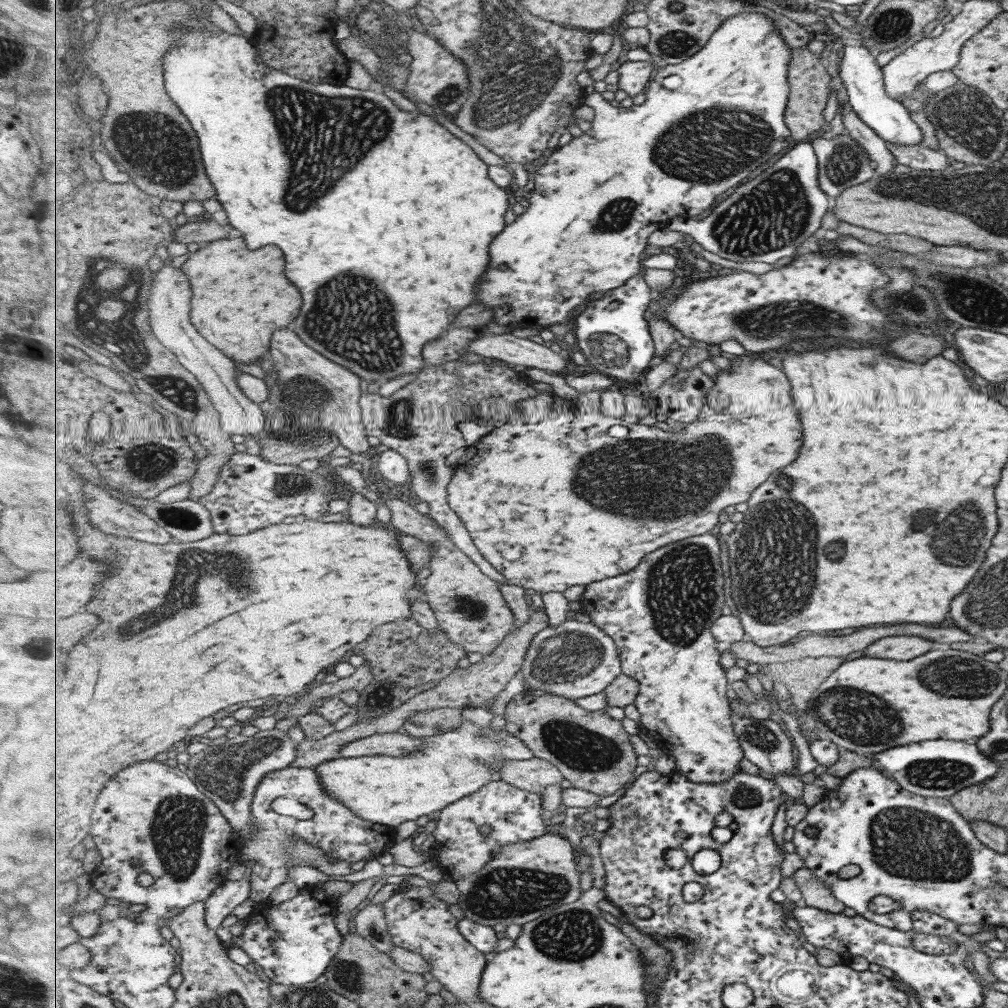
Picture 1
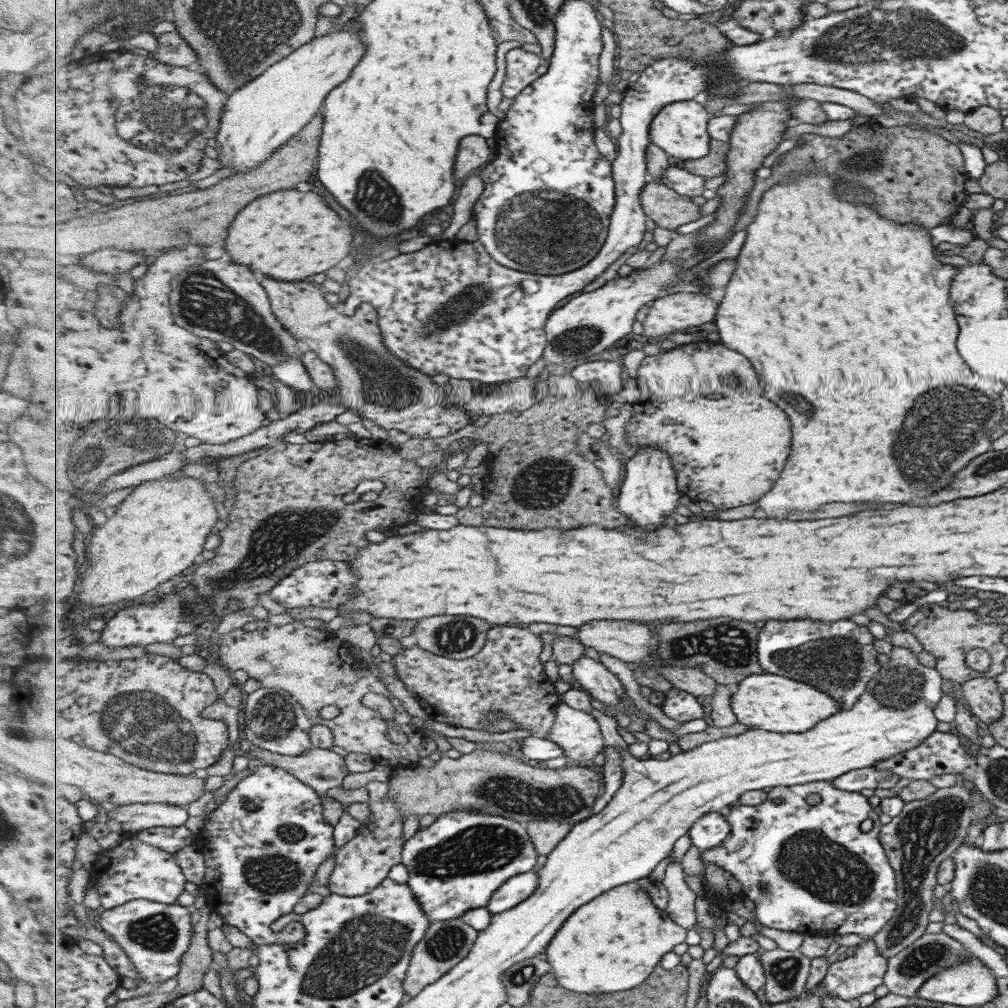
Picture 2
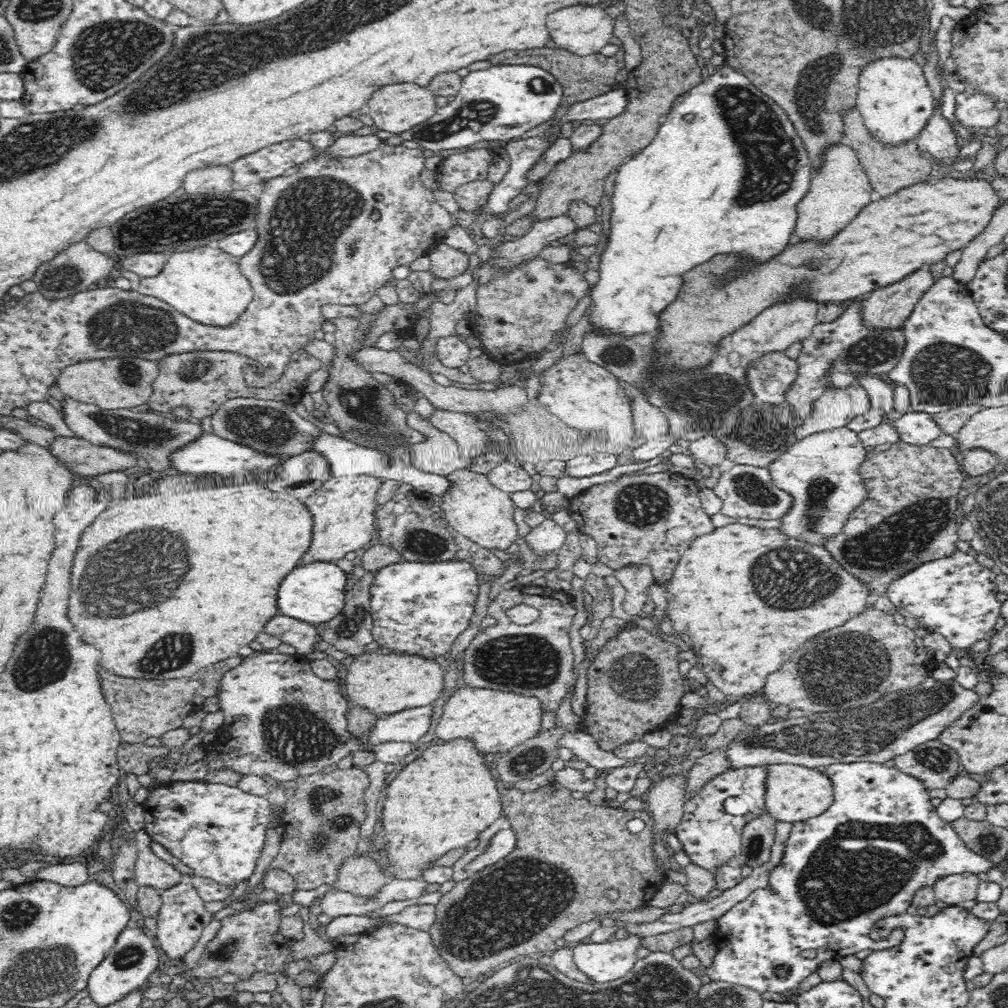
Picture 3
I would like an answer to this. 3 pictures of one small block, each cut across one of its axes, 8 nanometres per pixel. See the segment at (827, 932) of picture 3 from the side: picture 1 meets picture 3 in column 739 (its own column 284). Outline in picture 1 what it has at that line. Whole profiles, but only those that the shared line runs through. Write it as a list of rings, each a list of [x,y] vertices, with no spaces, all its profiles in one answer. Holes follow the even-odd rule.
[[[319,886],[305,887],[299,896],[279,906],[259,902],[247,916],[243,933],[233,938],[234,944],[245,951],[273,983],[289,986],[312,983],[324,977],[344,943],[335,924],[337,913],[334,900]]]

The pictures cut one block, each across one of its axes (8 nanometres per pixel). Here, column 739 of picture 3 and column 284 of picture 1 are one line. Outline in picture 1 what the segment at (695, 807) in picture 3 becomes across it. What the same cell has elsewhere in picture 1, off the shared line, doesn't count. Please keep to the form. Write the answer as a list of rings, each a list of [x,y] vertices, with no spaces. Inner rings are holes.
[[[289,766],[284,769],[271,770],[257,786],[255,800],[252,804],[252,820],[256,822],[256,835],[244,842],[242,861],[253,864],[250,867],[250,882],[252,891],[250,898],[256,902],[265,901],[278,887],[289,883],[289,870],[295,866],[305,866],[307,861],[291,861],[291,854],[296,849],[292,847],[297,843],[306,843],[319,848],[325,857],[347,862],[361,862],[361,860],[375,860],[381,856],[388,847],[396,846],[399,838],[397,828],[377,824],[364,820],[348,808],[343,801],[329,795],[321,775],[316,768],[299,768]],[[279,796],[297,796],[303,804],[315,810],[315,816],[310,820],[299,820],[289,816],[281,816],[273,810],[273,800]]]

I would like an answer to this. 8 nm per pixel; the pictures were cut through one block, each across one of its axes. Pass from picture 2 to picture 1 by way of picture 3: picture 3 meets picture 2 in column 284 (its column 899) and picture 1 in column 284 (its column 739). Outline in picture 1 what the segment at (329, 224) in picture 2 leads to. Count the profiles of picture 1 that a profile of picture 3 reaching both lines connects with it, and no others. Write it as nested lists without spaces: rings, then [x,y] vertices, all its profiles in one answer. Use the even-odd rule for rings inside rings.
[[[243,238],[219,240],[213,244],[209,242],[190,253],[180,269],[189,276],[193,286],[193,324],[211,344],[215,344],[221,352],[225,352],[237,363],[259,365],[259,362],[270,354],[273,332],[287,328],[301,314],[301,292],[287,280],[285,254],[277,246],[253,252],[245,248]]]

